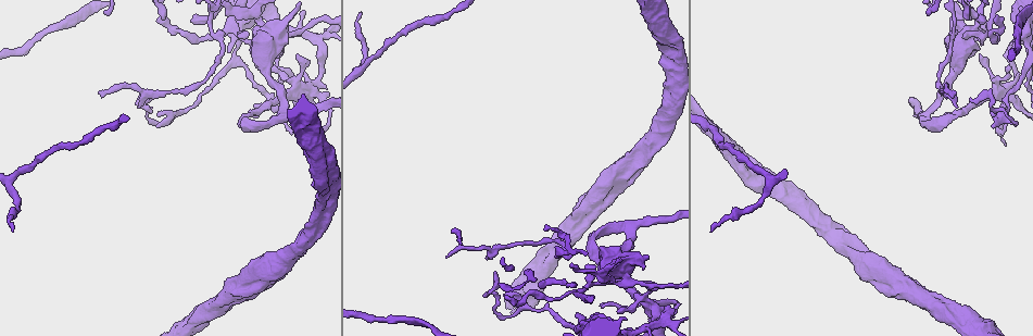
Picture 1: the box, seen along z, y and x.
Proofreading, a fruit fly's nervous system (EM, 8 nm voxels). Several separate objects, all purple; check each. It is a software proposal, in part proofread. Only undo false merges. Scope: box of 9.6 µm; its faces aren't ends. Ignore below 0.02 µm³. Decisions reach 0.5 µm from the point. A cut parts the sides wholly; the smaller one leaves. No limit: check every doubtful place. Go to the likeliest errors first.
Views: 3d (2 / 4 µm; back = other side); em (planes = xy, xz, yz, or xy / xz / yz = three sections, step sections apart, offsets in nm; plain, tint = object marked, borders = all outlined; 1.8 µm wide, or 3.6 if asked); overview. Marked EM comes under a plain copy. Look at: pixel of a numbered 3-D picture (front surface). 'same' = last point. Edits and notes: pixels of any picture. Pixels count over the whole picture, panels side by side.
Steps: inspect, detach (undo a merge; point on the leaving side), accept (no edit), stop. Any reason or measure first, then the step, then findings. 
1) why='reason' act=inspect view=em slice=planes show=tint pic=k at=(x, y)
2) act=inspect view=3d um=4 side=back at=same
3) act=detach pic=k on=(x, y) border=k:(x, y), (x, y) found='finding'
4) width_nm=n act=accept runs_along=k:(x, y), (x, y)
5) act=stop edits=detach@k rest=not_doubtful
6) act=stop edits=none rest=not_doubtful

why='thin neck' act=inspect view=em slice=yz step=4 show=tint pic=1 at=(1007, 90)

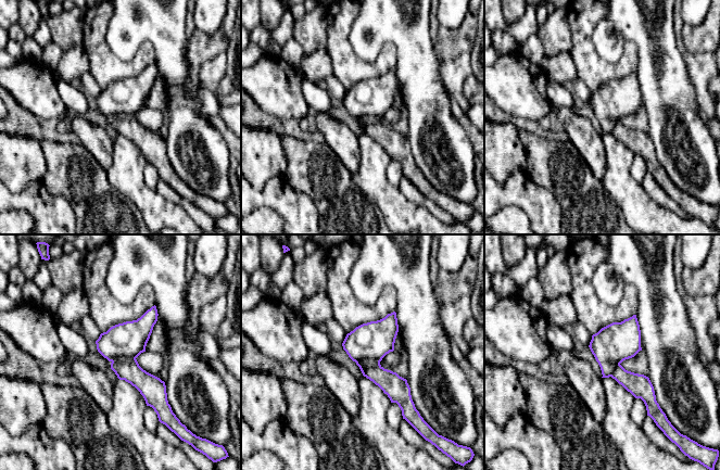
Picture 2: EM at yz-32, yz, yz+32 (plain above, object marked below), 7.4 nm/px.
act=detach pic=2 on=(128, 340) border=2:(135, 357), (112, 361) found='two cells meet here'

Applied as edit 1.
act=inspect view=em um=3.6 slice=xz step=8 show=tint pic=1 at=(958, 31)

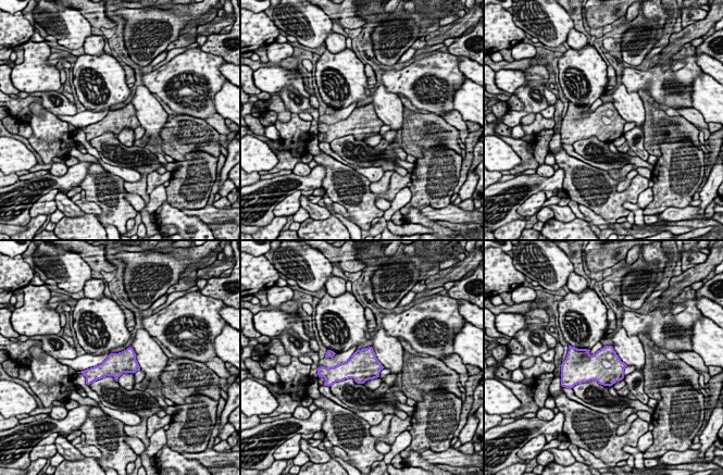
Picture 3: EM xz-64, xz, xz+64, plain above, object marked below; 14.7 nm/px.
why='cut it another way' act=inspect view=em um=3.6 slice=planes show=tint at=same

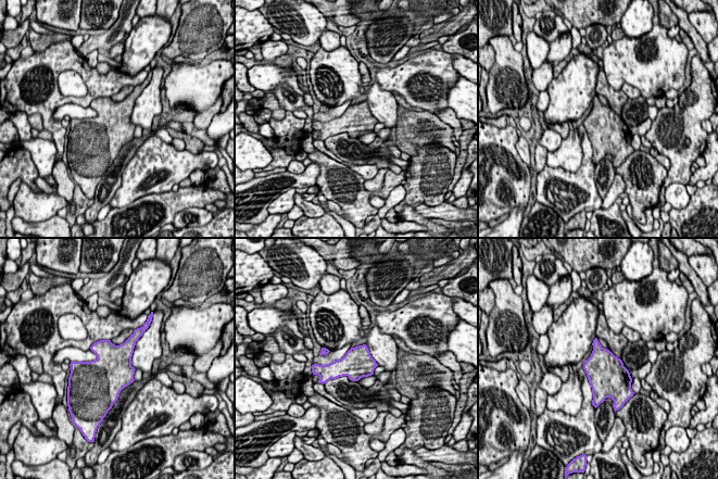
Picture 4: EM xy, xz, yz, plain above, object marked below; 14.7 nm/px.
act=accept found='one cell here'

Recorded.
why='abrupt turn' act=inspect view=3d um=2 pic=1 at=(243, 123)

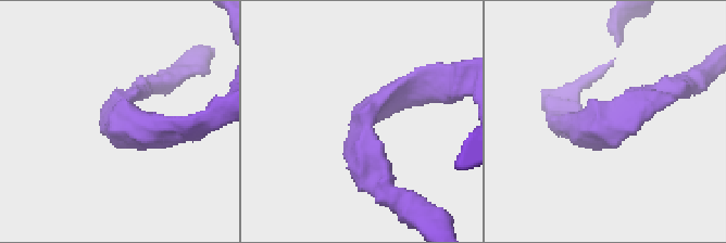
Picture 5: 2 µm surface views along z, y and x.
arm_widths_nm=170,190 why='now the EM' act=inspect view=em slice=yz step=8 show=tint pic=5 at=(363, 120)

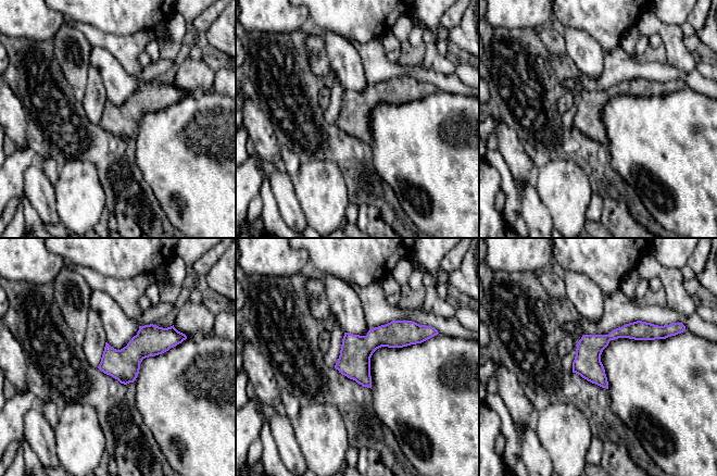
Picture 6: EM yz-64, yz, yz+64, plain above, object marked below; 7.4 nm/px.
act=inspect view=em slice=planes show=tint at=same

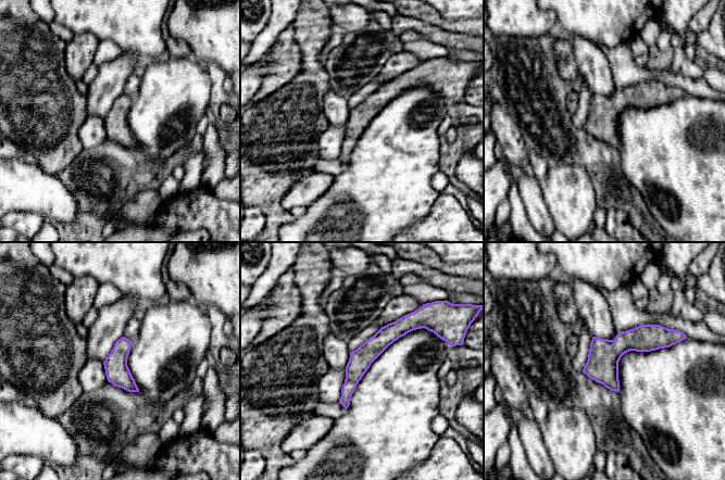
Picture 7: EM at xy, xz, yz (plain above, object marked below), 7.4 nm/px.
width_nm=160 act=accept runs_along=7:(412, 323), (359, 363), (346, 404) found='one cell here'

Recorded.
act=stop edits=detach@2 rest=not_doubtful

